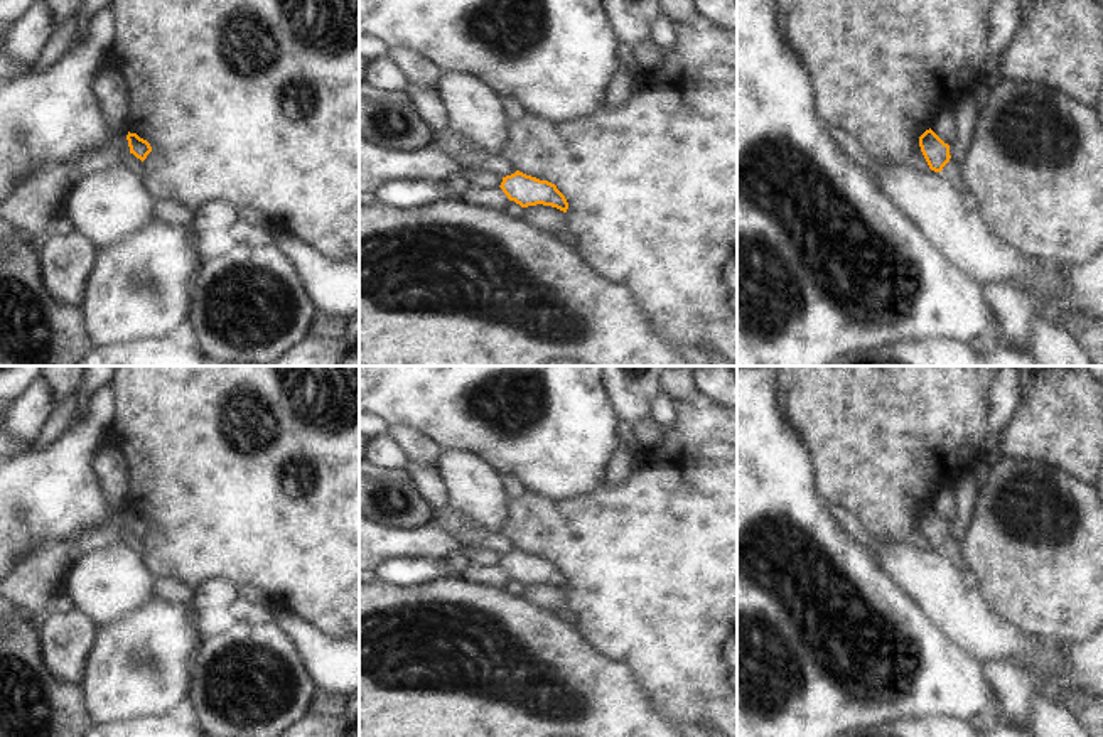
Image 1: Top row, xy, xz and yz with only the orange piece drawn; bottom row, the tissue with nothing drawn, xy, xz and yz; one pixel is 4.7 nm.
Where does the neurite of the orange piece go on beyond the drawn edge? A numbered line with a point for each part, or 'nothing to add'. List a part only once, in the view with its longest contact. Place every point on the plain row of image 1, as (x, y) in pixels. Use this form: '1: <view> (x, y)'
nothing to add

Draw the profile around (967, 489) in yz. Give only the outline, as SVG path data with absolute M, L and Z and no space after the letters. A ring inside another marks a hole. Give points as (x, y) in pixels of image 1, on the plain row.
M968 472L956 481L958 516L950 523L953 540L961 545L966 528L973 519L973 504L980 494L978 484Z

